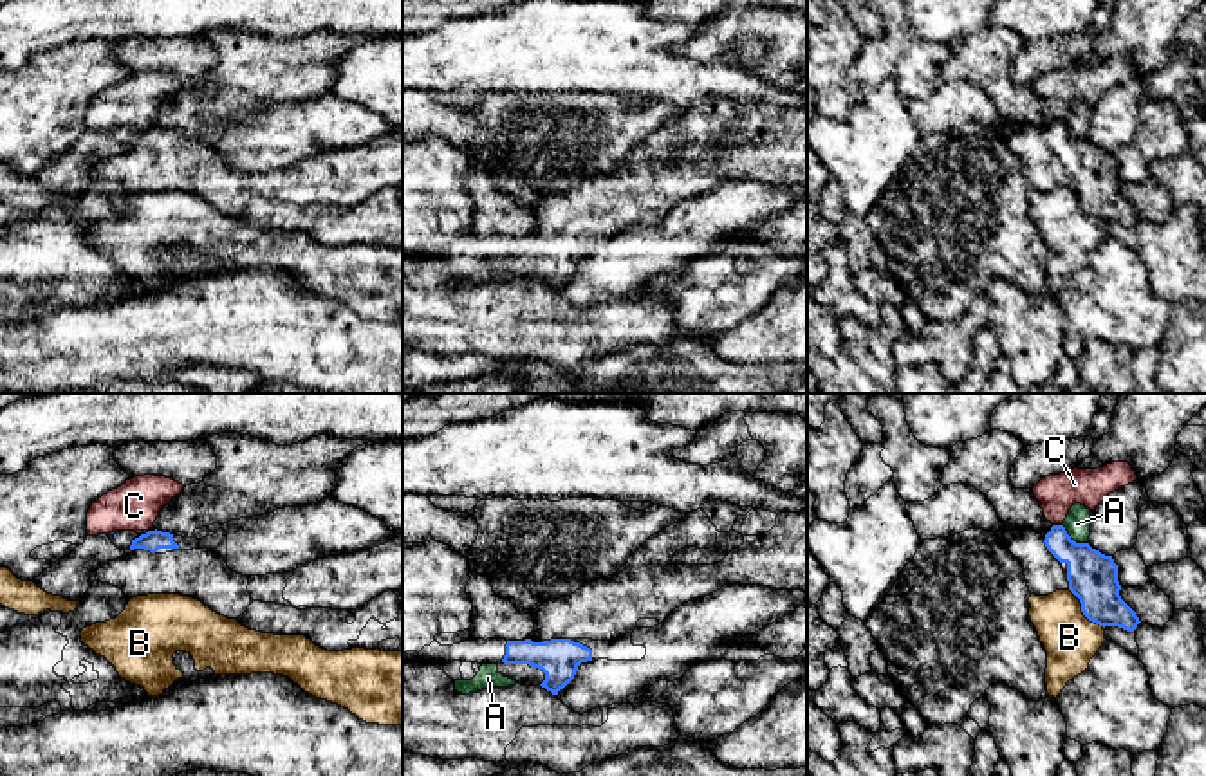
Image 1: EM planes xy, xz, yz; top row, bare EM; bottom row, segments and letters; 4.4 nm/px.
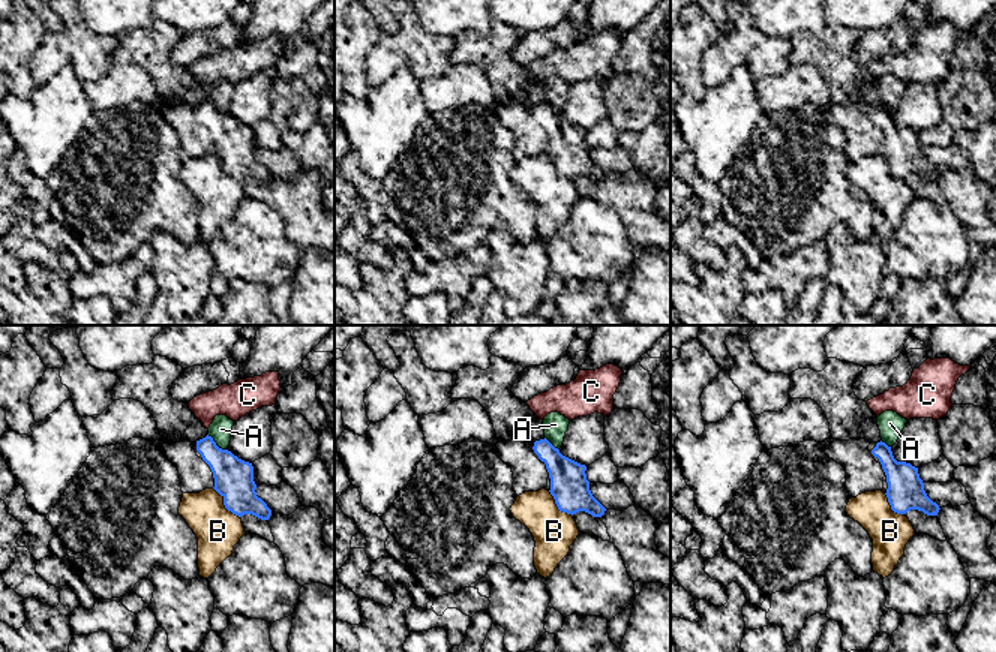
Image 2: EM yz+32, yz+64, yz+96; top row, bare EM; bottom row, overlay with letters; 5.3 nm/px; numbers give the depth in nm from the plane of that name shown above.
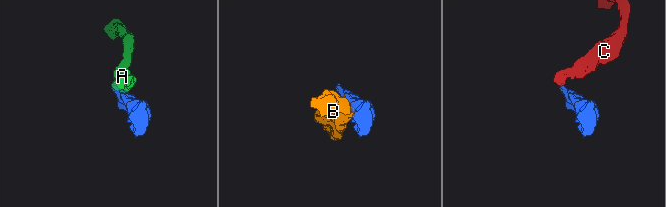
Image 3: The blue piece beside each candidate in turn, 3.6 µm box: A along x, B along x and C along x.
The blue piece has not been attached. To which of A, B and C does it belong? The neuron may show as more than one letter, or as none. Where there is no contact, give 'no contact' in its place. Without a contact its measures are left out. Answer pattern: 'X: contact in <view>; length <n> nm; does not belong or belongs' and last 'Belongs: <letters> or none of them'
A: contact in yz; length 150 nm; does not belong
B: contact in yz; length 240 nm; does not belong
C: contact in yz; length 40 nm; does not belong
Belongs: none of them

